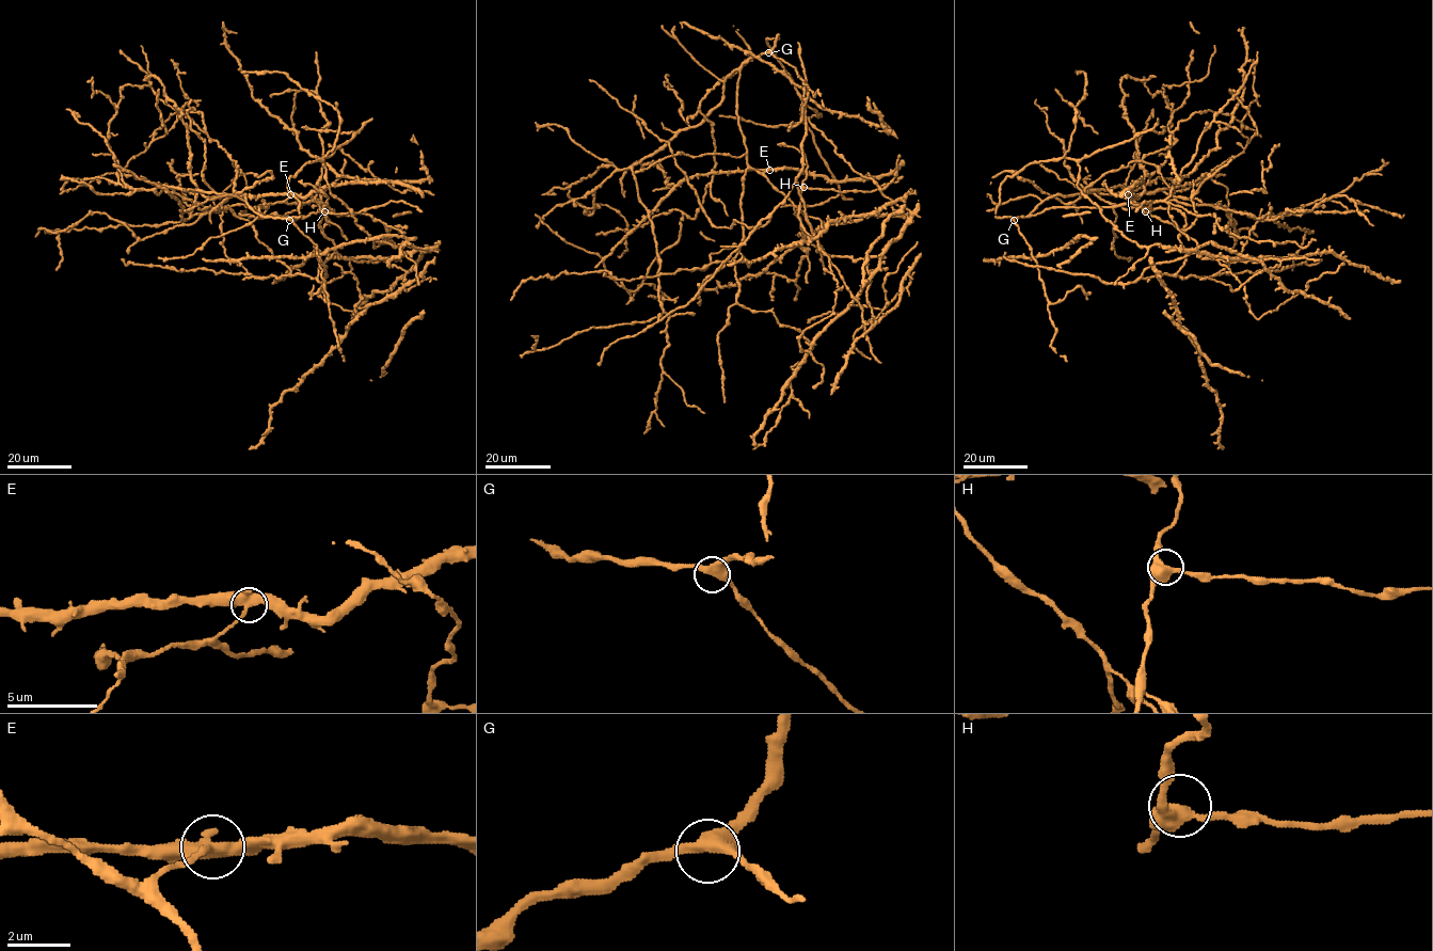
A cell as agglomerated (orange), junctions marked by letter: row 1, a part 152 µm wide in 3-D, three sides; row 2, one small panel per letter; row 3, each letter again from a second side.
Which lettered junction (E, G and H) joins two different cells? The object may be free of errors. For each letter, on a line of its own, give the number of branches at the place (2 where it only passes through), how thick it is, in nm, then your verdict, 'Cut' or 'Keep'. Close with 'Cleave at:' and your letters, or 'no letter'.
E: Branches: 3. Thickness 420 nm. Keep
G: Branches: 3. Thickness 400 nm. Keep
H: Branches: 3. Thickness 440 nm. Keep
Cleave at: no letter

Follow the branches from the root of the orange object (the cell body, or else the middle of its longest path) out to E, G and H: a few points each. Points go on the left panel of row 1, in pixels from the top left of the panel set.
E: (300, 170), (287, 184), (300, 204), (299, 217), (265, 218), (259, 212), (258, 207), (284, 201), (290, 194)
G: (300, 170), (287, 184), (300, 204), (299, 217), (289, 220)
H: (300, 170), (323, 158), (330, 192), (370, 237), (429, 248), (375, 263), (339, 258), (318, 225), (324, 211)

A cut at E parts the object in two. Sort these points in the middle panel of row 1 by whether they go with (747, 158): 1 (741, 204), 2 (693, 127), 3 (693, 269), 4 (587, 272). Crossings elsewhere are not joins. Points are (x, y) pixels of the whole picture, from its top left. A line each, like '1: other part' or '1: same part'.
1: same part
2: other part
3: same part
4: same part

